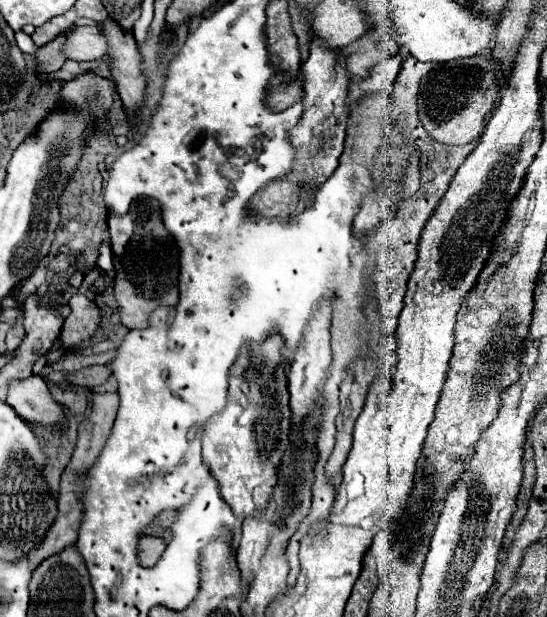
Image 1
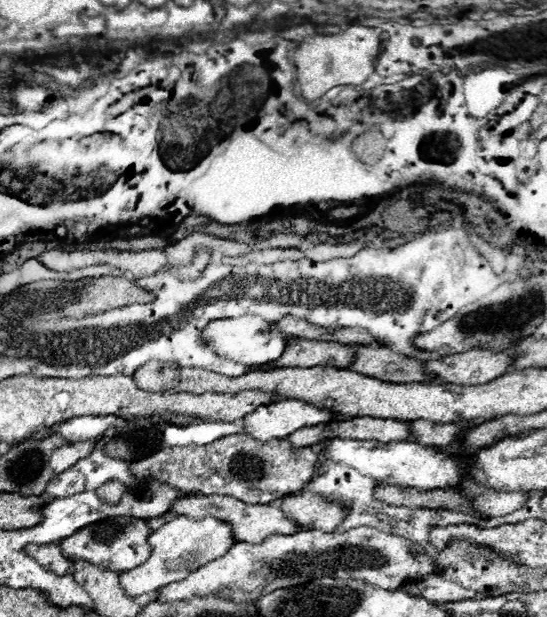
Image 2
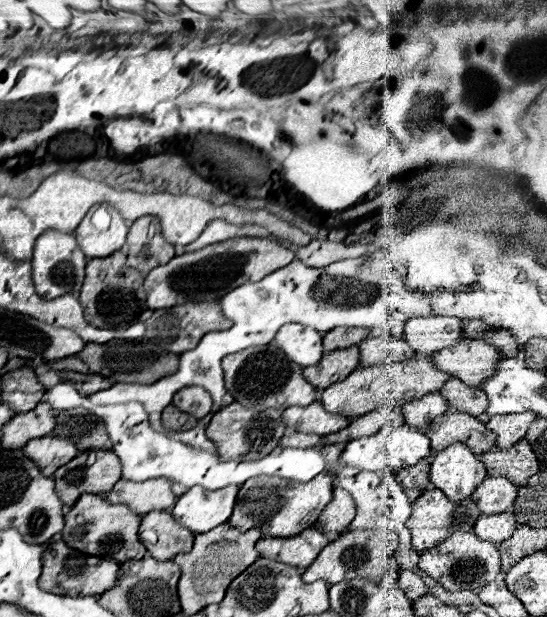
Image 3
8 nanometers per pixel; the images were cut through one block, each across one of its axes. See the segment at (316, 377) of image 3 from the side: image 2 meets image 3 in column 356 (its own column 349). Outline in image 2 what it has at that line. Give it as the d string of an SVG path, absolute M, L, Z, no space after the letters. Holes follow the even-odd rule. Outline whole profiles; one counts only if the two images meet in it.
M290 338L286 348L278 360L266 362L268 368L310 368L310 366L334 366L334 368L350 368L354 360L354 346L344 346L336 342L324 340L304 340L304 338Z

